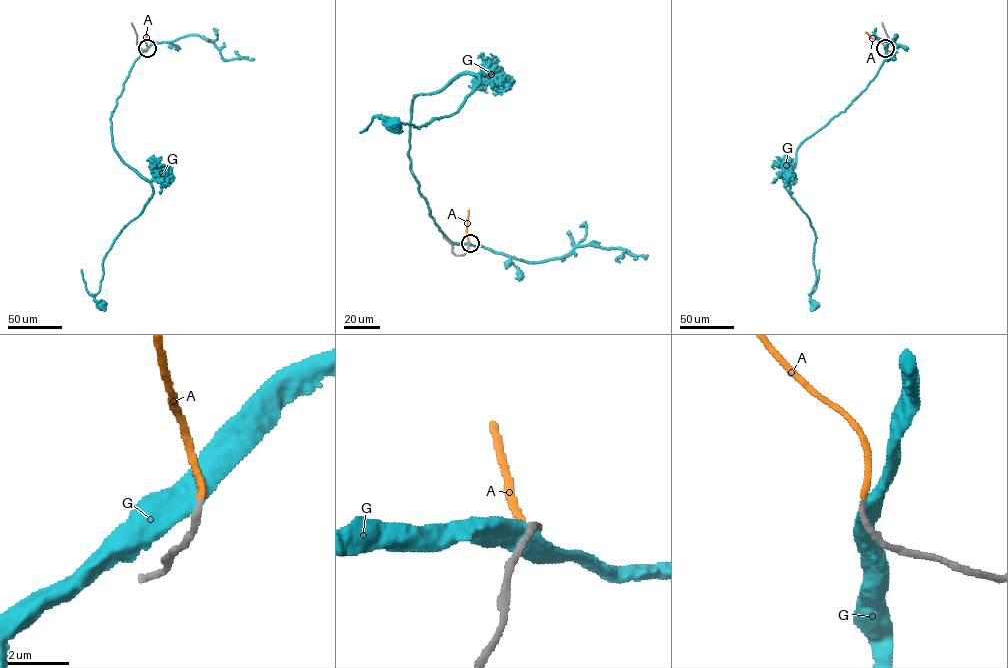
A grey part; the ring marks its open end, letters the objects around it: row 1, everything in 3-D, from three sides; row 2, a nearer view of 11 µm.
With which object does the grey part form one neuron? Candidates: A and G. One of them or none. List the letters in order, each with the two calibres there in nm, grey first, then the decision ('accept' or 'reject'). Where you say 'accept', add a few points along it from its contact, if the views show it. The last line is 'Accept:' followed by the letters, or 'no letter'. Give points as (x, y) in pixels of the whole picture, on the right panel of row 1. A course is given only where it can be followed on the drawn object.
A: calibres 240 and 220 nm; accept; course (886, 48), (866, 32)
G: calibres 240 and 440 nm; reject
Accept: A

